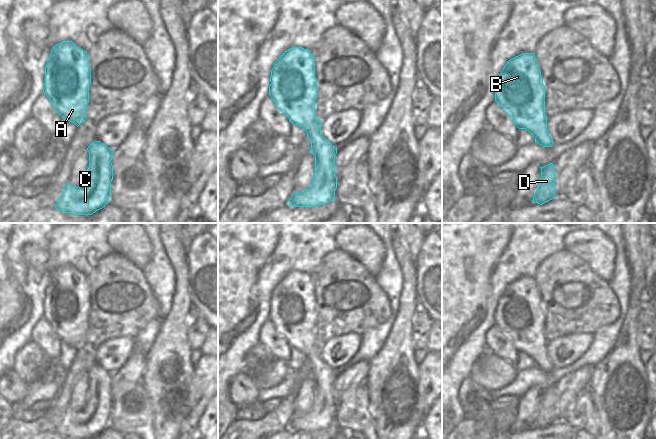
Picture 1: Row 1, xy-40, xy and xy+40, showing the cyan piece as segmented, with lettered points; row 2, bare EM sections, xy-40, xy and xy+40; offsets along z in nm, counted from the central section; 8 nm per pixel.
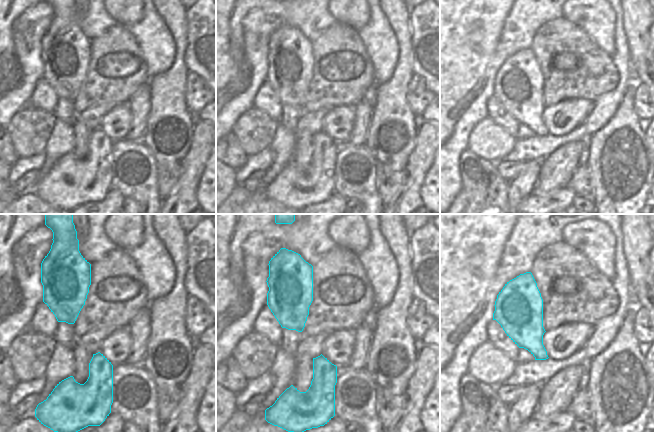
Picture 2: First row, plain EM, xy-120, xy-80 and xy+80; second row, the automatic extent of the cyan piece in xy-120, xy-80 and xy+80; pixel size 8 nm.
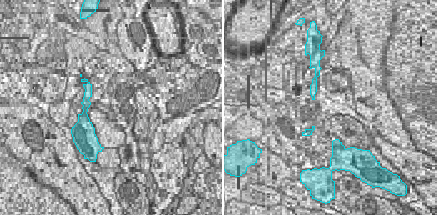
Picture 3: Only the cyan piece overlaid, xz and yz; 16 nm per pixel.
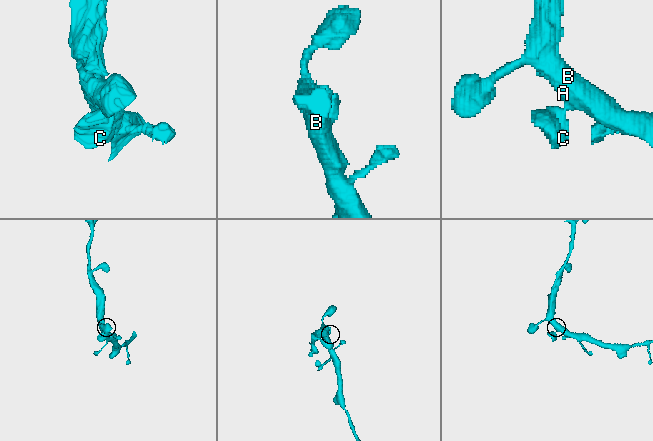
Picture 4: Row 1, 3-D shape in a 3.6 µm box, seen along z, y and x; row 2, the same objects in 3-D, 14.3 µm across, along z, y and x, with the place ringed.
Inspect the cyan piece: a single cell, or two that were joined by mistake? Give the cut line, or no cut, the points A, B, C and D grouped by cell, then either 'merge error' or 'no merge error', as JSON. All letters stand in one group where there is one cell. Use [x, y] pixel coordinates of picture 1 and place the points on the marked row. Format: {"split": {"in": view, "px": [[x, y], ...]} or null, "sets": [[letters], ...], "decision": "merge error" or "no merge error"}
{"split": null, "sets": [["A", "B", "C", "D"]], "decision": "no merge error"}

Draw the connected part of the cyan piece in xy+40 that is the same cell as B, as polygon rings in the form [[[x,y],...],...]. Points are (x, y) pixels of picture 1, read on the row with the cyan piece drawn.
[[[522,53],[505,64],[495,85],[495,101],[511,116],[519,129],[526,129],[535,138],[535,143],[542,147],[553,146],[547,132],[545,86],[535,53]]]

